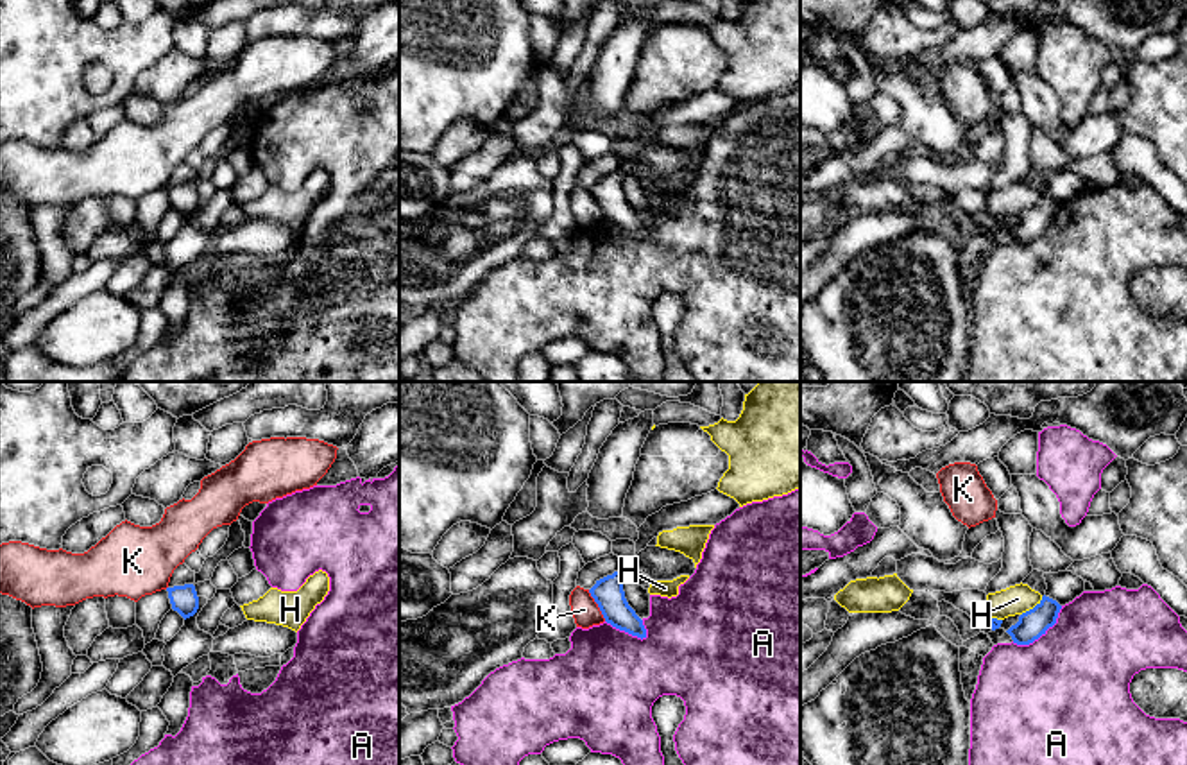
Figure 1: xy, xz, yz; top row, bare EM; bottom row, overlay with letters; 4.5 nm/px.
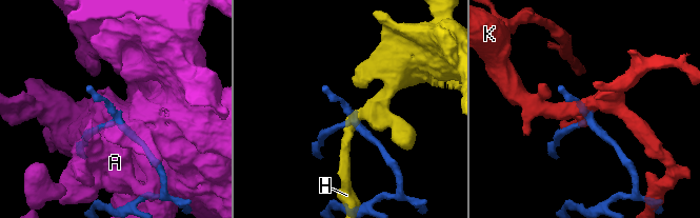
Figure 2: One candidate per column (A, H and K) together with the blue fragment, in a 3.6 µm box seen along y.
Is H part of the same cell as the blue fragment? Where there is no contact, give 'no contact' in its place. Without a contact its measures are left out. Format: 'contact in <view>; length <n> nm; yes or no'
contact in yz; length 130 nm; no

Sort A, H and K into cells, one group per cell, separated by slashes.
A / H / K

